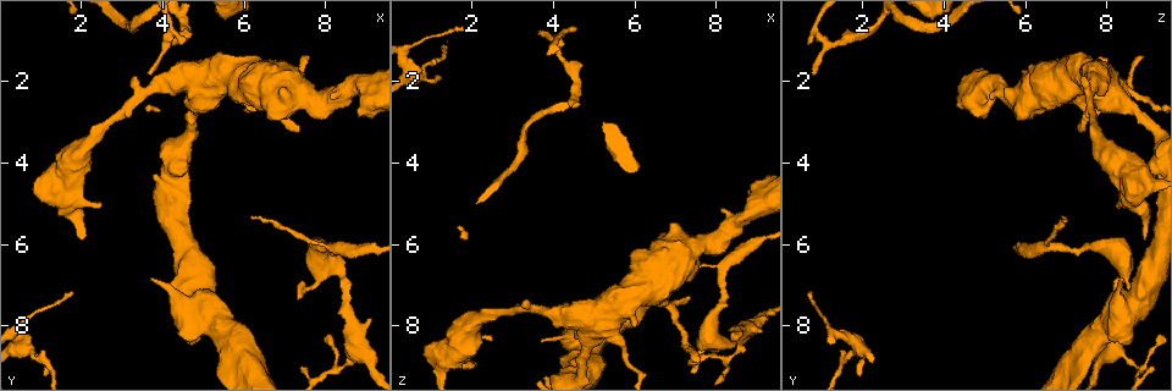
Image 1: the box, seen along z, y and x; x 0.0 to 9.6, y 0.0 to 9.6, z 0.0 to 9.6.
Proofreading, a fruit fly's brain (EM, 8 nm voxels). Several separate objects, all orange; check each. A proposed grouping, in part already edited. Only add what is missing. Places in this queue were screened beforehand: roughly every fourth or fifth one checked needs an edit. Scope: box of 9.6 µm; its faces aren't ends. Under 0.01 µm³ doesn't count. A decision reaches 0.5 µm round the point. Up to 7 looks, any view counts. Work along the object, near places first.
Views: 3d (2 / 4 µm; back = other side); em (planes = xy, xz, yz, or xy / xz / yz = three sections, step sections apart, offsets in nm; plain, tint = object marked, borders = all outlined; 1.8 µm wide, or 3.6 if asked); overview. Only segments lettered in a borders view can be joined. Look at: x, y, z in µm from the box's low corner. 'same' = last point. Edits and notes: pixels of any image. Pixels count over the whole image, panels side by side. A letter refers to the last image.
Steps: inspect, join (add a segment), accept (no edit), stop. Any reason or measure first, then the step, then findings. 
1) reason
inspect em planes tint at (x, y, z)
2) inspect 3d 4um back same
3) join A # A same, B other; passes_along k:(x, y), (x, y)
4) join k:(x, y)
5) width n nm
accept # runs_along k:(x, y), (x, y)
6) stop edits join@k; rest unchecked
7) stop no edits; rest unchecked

free end
inspect em xz step 8 tint at (2.05, 5.95, 8.90)

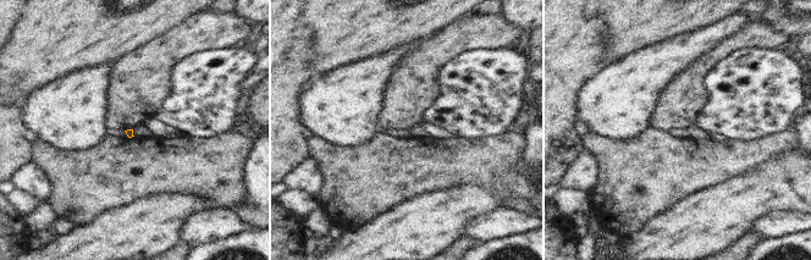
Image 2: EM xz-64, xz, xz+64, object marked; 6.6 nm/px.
inspect em planes borders same

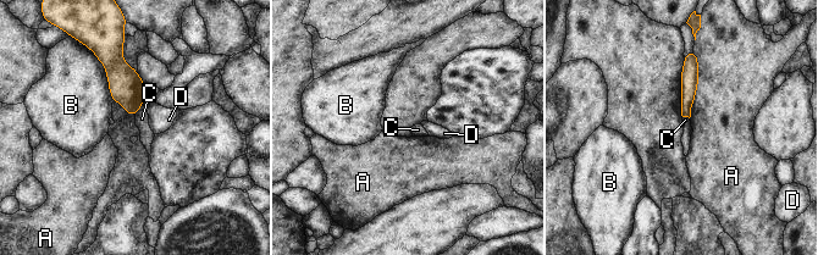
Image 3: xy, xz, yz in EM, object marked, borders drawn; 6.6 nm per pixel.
longest_contact A 440 nm
accept # A other, B other, C other, D other; none of them fits

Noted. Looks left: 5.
branch stops here
inspect 3d 4um at (7.55, 1.40, 8.85)

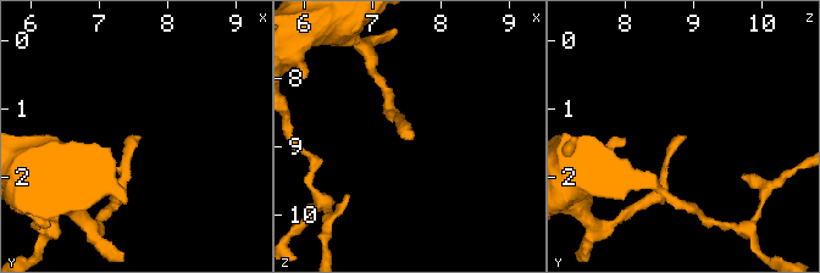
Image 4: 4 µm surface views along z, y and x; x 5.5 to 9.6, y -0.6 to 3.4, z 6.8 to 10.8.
now the EM
inspect em 3.6um xz step 8 borders at (7.55, 1.40, 8.95)

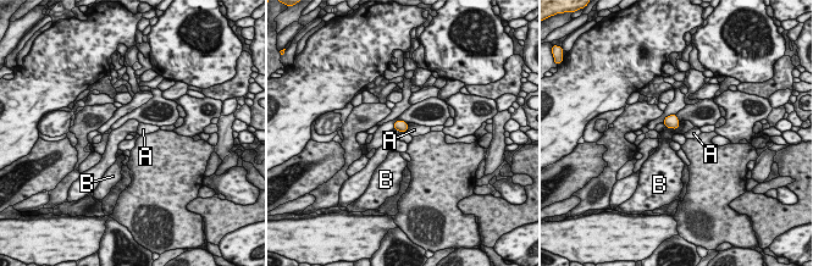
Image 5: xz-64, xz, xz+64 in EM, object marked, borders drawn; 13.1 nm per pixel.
width 100 nm
accept # A other, B other; border 5:(680, 122), (676, 128), (667, 128); none of them fits

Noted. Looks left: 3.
thin end
inspect em yz step 16 borders at (7.35, 7.30, 8.95)

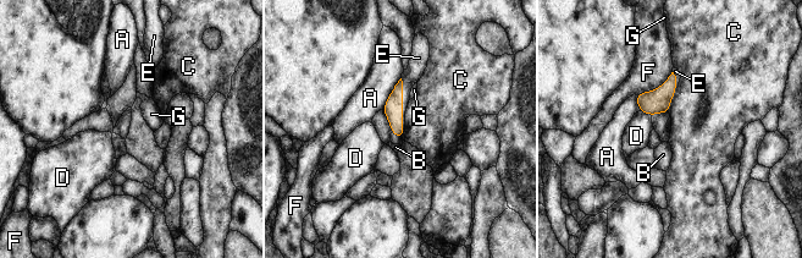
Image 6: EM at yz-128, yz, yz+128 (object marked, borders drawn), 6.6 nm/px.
longest_contact E 360 nm
join 6:(410, 76) # A other, B other, C other, D other, E same, F other, G other; passes_along 6:(393, 108), (402, 105), (410, 76); the neuron continues

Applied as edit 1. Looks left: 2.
stop edits join@6; rest unchecked

